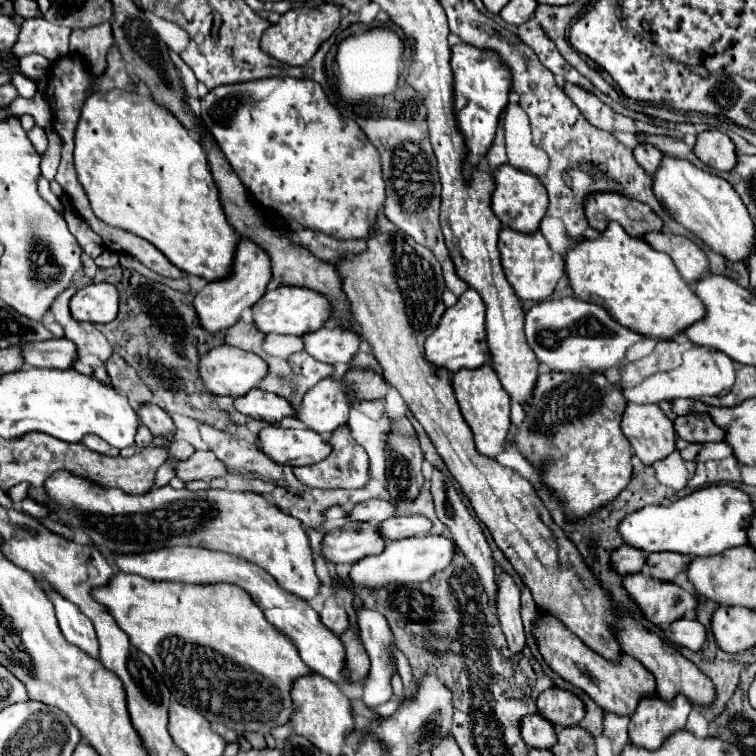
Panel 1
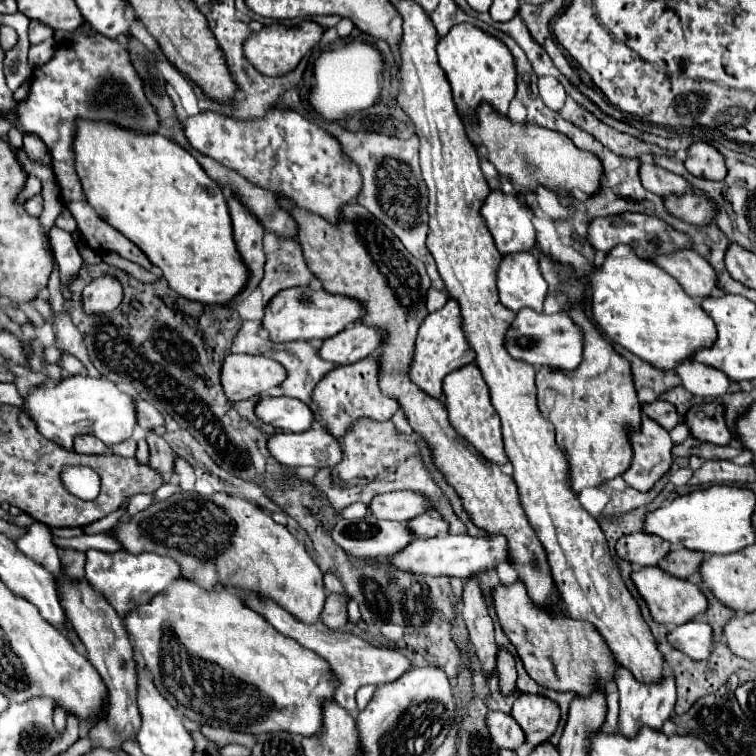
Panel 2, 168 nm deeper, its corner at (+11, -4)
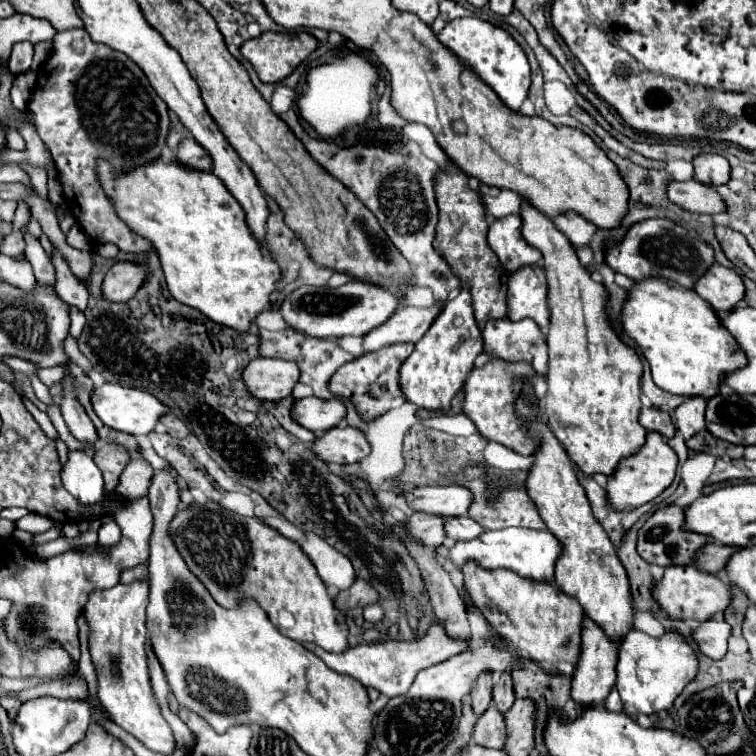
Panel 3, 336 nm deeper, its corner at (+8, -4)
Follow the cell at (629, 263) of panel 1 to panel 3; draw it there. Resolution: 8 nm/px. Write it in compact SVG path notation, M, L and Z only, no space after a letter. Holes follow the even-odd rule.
M646 279L628 291L622 311L626 335L642 349L650 363L654 383L684 397L710 399L718 393L720 383L732 371L742 369L748 359L732 333L720 323L718 313L692 289L666 279Z

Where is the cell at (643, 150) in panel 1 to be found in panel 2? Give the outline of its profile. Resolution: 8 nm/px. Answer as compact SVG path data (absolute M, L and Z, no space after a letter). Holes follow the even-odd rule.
M641 163L639 177L641 177L643 187L647 191L653 191L659 197L665 197L665 195L671 195L671 193L679 195L679 193L689 189L689 183L683 177L679 177L679 175L663 169L655 163Z

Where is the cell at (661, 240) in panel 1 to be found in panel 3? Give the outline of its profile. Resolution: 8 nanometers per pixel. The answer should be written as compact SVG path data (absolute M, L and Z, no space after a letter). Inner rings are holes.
M714 265L700 283L696 283L694 291L708 301L718 313L730 313L736 309L746 295L746 287L742 283L742 277L734 269L726 269L722 265Z

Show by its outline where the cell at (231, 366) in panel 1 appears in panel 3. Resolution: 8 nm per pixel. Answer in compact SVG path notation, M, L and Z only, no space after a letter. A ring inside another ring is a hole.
M254 359L244 371L248 391L260 401L282 401L300 379L300 369L294 361L282 359Z

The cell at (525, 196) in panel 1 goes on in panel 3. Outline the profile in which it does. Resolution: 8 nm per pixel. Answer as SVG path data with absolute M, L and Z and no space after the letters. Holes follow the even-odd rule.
M508 215L504 219L496 219L488 231L488 245L508 273L542 261L542 253L524 241L520 225L522 221L518 215Z

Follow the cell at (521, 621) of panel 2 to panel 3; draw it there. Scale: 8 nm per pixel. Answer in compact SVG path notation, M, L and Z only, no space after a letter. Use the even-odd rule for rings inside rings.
M474 561L464 563L464 587L472 603L480 609L486 621L496 633L512 643L520 655L532 659L548 673L558 673L552 665L556 661L574 661L580 657L580 627L584 611L578 601L562 593L552 583L532 583L532 579L520 579L512 571L496 569L488 571Z

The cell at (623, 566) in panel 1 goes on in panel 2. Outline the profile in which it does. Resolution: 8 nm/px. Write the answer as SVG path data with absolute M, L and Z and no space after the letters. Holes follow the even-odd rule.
M633 533L629 537L619 539L615 551L619 559L637 567L647 567L647 565L659 565L659 561L669 553L669 543L653 539L653 535Z

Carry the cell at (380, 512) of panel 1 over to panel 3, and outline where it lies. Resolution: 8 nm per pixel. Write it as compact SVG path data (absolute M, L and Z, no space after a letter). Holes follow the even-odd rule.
M462 485L416 487L414 491L406 493L406 497L414 511L434 515L452 515L452 517L466 515L472 505L472 493Z

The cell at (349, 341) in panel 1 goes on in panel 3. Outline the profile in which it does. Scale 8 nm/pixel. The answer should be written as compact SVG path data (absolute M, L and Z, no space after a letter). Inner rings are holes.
M436 301L432 307L418 309L418 307L400 307L384 327L376 327L376 331L370 331L364 337L364 351L376 351L380 347L392 345L392 343L416 343L432 325L432 321L442 311L444 303Z

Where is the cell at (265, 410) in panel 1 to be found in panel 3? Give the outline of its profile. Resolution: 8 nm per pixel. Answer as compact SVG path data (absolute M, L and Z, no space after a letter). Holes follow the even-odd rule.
M298 399L292 407L292 417L310 431L328 431L346 417L346 405L342 399Z

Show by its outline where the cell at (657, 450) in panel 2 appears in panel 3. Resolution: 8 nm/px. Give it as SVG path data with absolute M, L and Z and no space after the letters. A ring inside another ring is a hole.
M648 433L646 443L640 447L640 451L630 457L620 459L614 473L608 477L606 499L608 499L610 509L614 509L614 511L636 509L636 507L652 501L654 497L658 497L674 481L676 463L678 463L678 457L672 451L672 447L660 435Z

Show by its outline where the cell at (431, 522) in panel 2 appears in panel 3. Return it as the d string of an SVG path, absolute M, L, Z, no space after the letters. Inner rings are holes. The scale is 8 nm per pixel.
M452 517L448 519L448 531L446 535L454 541L468 541L468 539L476 539L484 533L484 527L480 527L480 523L476 523L470 517Z

